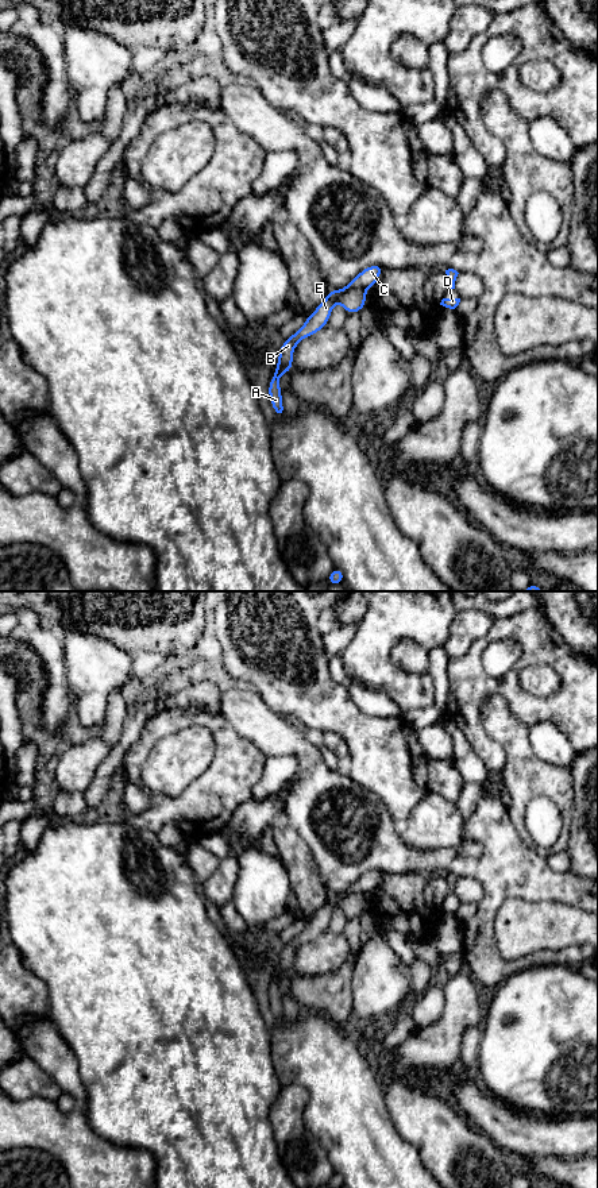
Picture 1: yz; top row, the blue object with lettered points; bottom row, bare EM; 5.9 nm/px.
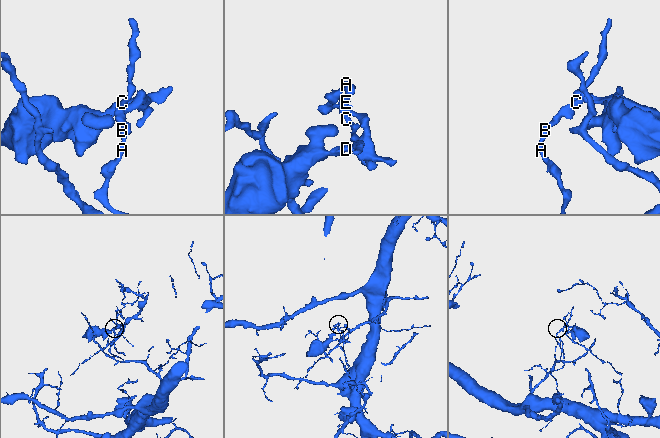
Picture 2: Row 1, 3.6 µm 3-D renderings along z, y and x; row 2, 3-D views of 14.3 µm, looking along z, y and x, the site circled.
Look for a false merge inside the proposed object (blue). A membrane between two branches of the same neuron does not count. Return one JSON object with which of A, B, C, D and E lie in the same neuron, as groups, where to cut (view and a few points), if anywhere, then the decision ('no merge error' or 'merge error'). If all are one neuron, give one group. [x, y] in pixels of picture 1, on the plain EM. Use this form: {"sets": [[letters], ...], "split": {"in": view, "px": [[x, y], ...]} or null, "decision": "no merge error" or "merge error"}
{"sets": [["A", "B", "C", "E"], ["D"]], "split": {"in": "yz", "px": [[365, 894], [347, 893], [338, 905]]}, "decision": "merge error"}

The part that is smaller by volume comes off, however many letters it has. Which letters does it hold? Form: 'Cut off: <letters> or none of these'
Cut off: D

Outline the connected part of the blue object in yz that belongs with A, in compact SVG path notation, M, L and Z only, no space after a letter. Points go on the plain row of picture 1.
M373 869L360 876L350 888L342 895L329 894L325 904L306 922L305 929L292 941L285 944L278 958L277 973L269 987L269 1003L271 1011L278 1022L285 1022L286 1017L282 1010L282 994L279 992L279 981L289 977L293 972L293 956L296 950L305 942L317 938L328 929L333 910L339 906L342 898L348 892L369 894L374 891L383 875L383 869Z

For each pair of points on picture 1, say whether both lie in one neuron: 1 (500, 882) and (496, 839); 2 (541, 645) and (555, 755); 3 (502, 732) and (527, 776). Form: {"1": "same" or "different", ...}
{"1": "same", "2": "different", "3": "same"}

